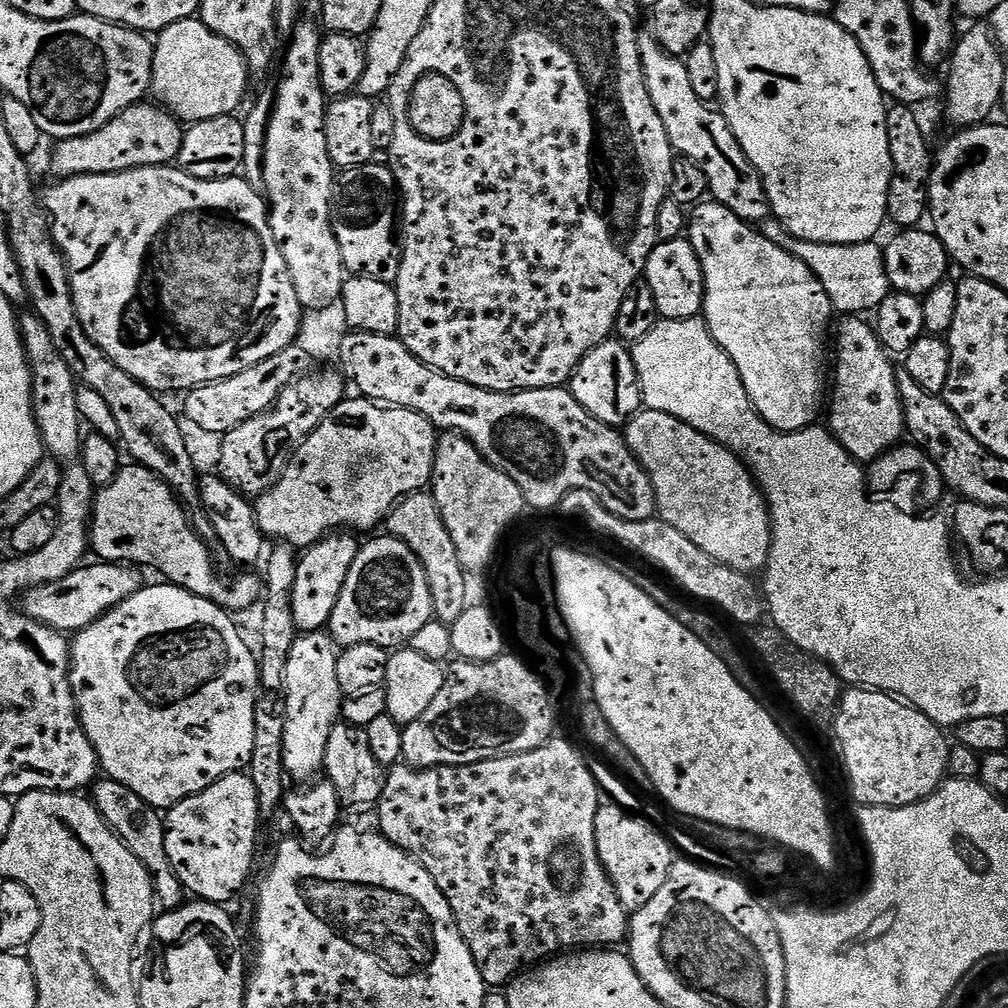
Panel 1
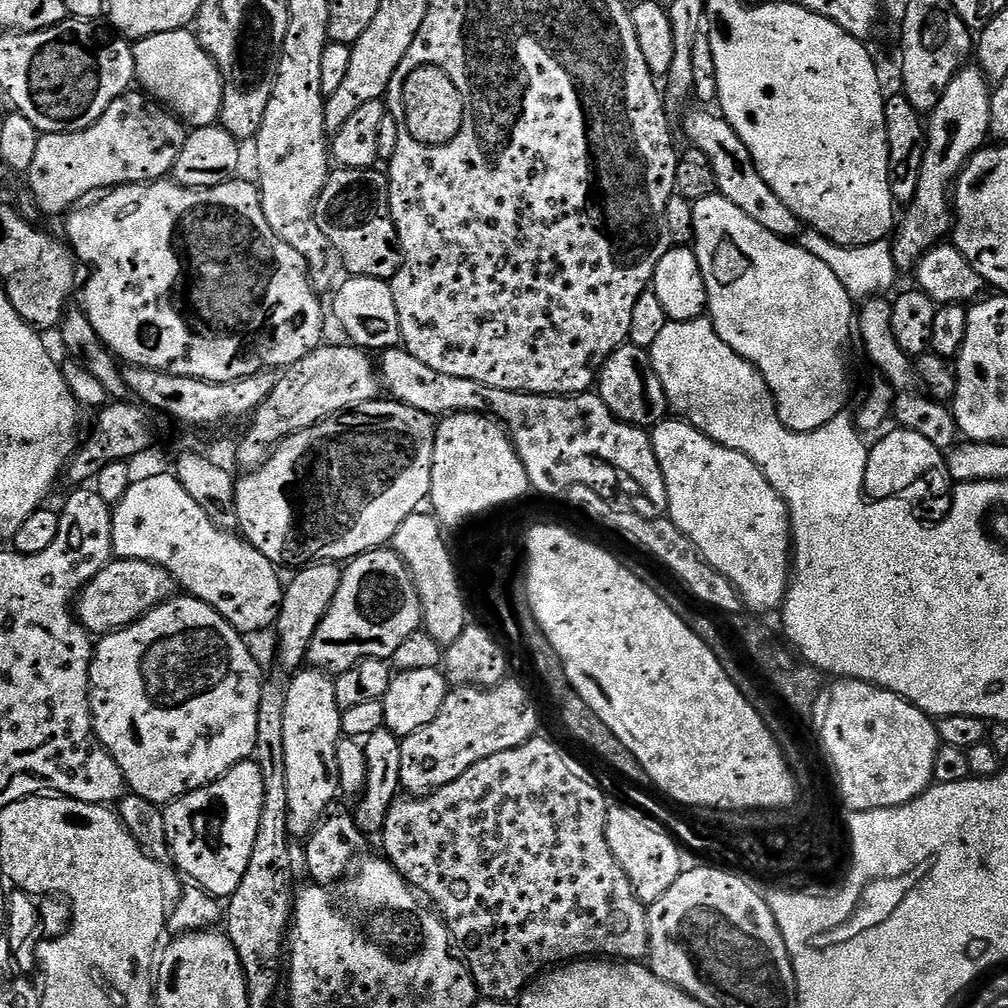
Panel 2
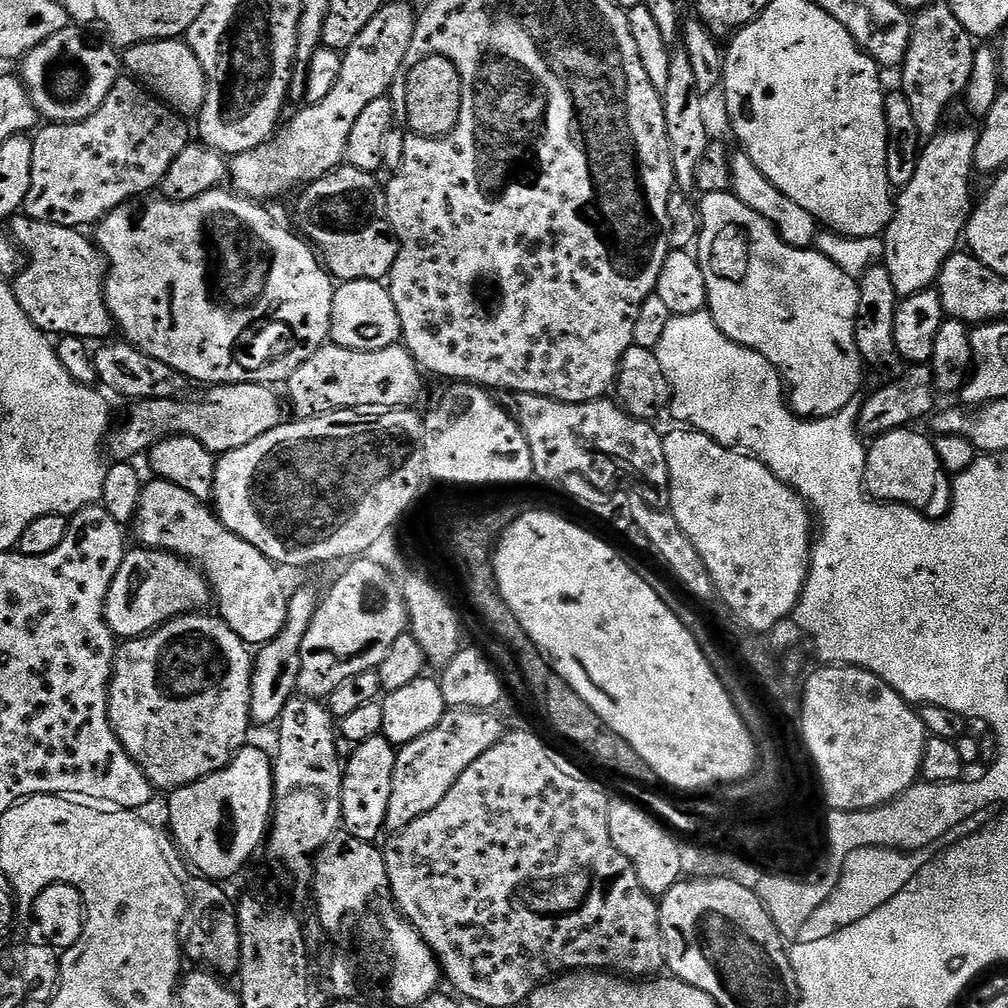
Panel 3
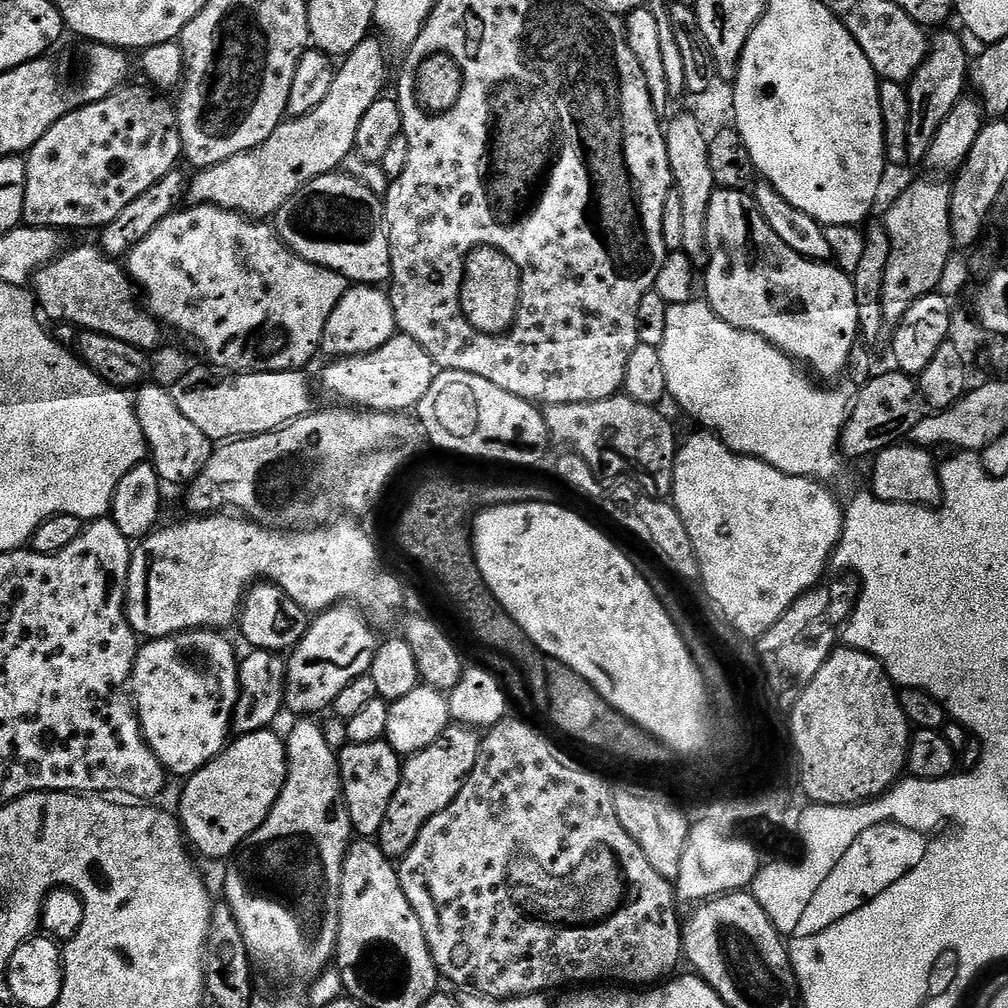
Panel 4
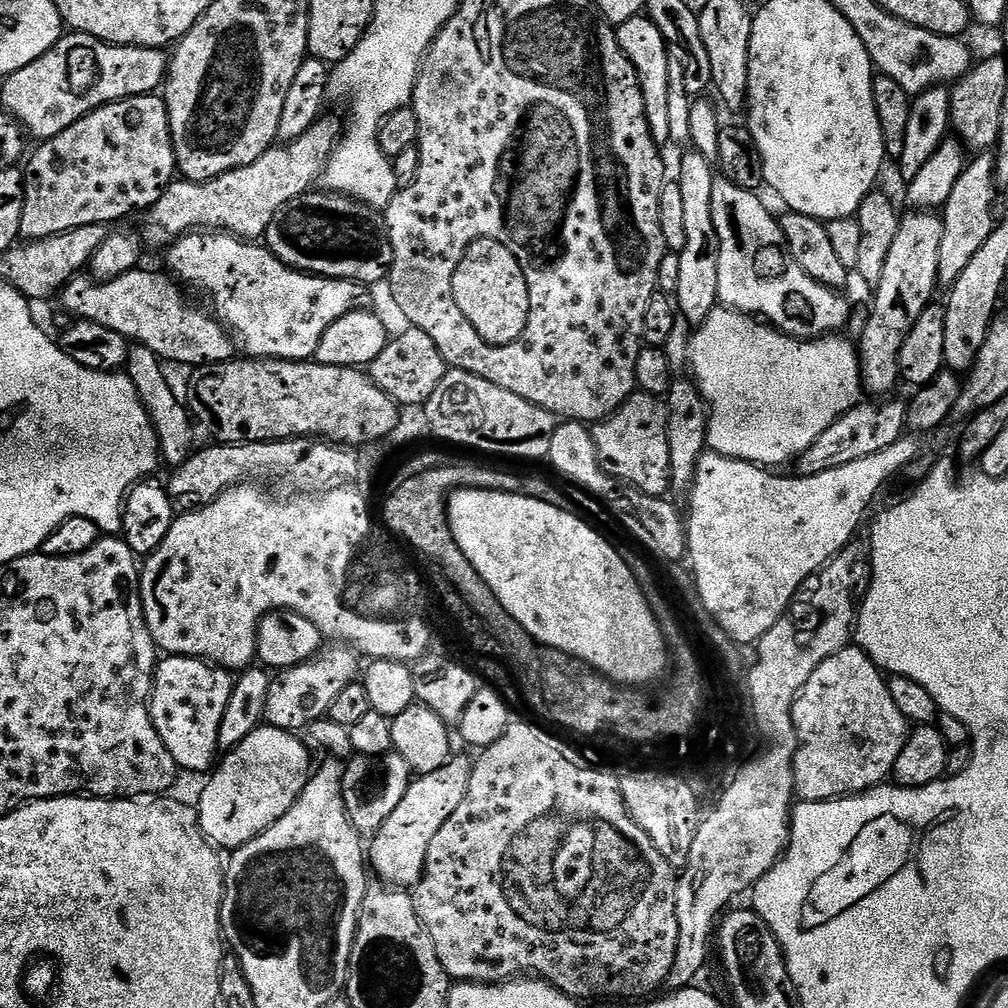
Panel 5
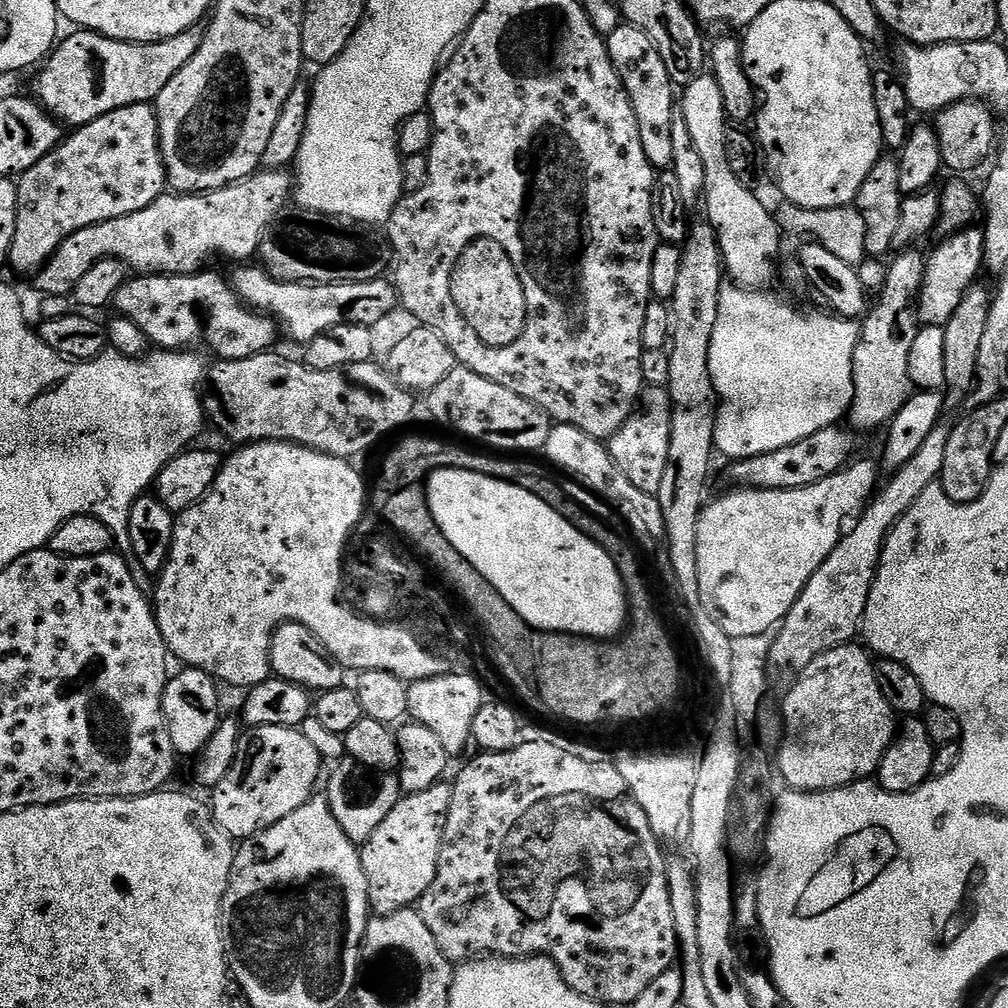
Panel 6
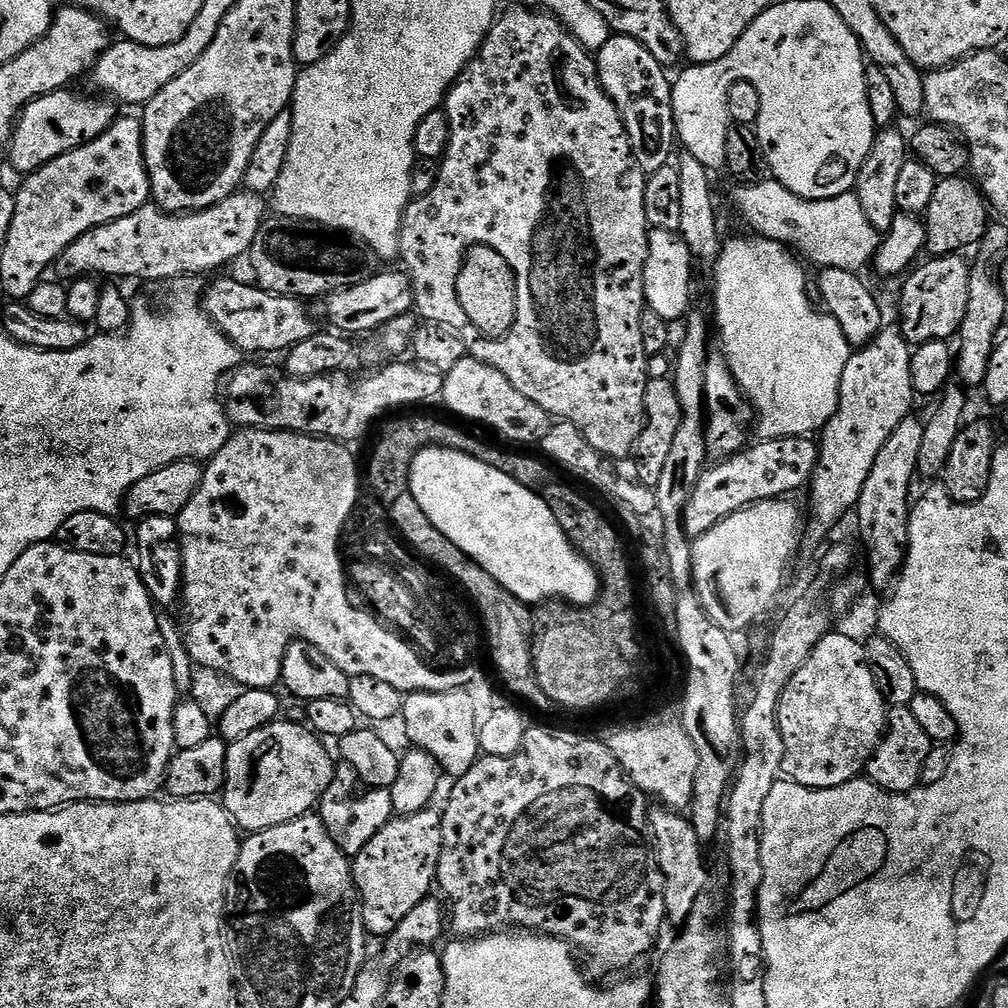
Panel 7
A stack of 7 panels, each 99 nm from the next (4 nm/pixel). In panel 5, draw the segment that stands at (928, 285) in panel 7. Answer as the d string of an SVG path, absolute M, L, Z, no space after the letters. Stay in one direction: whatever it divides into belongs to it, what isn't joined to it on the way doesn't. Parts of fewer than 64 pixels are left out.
M981 152L973 155L965 163L962 178L950 193L950 198L942 209L944 233L942 234L942 250L938 250L938 274L941 285L952 286L962 272L966 270L974 254L982 250L982 242L990 238L996 229L996 157L992 152Z

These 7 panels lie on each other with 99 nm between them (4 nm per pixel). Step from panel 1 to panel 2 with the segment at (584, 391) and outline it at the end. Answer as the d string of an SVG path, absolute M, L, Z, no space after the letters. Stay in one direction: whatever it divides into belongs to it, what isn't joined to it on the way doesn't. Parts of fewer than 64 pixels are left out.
M624 343L604 364L598 373L598 395L600 401L612 411L618 419L635 428L651 429L669 415L666 390L658 370L652 365L652 353L647 348L639 348Z

